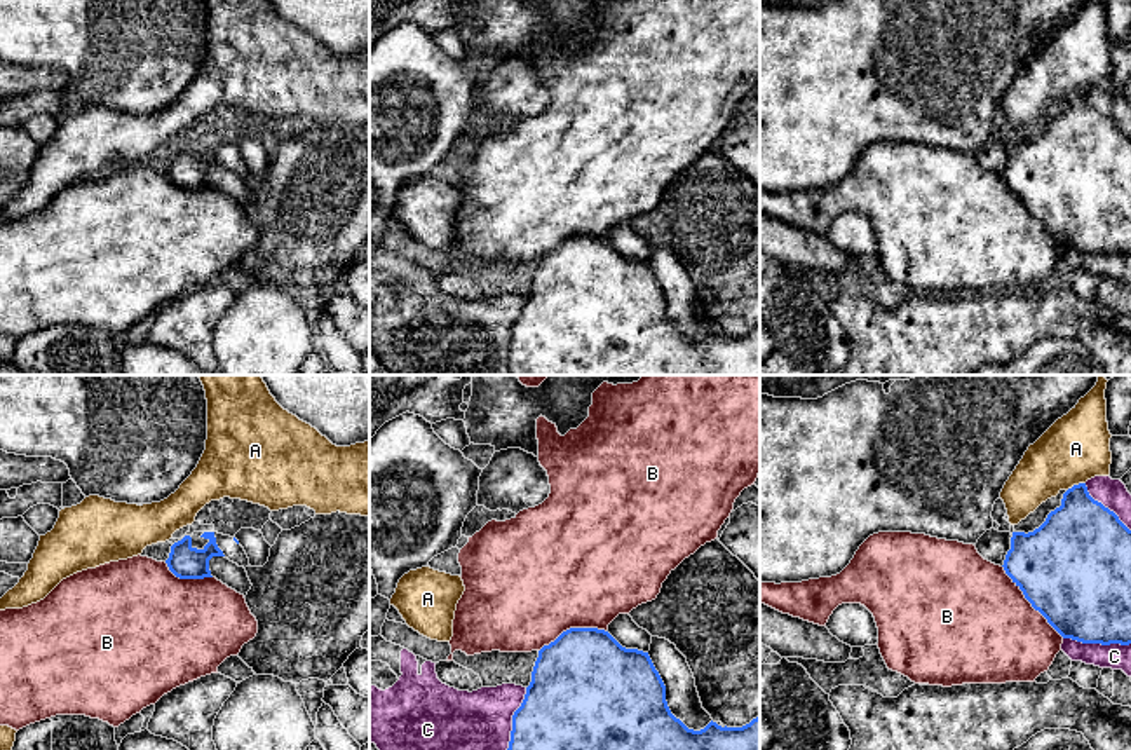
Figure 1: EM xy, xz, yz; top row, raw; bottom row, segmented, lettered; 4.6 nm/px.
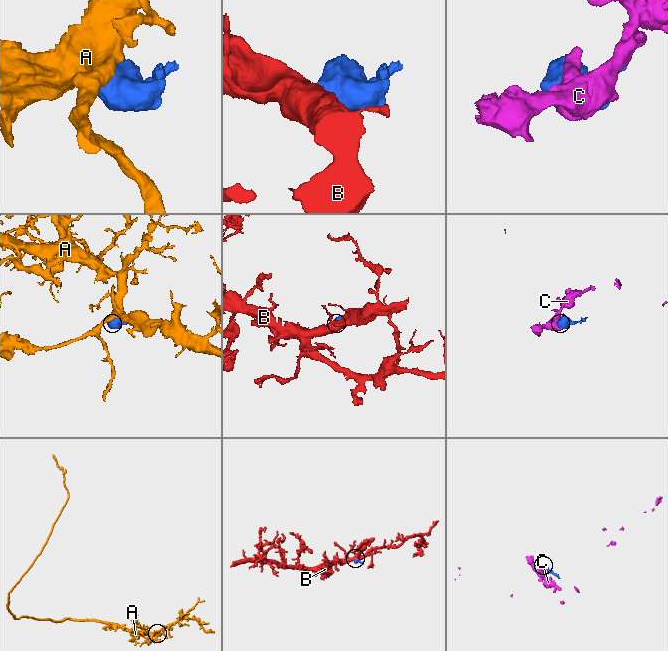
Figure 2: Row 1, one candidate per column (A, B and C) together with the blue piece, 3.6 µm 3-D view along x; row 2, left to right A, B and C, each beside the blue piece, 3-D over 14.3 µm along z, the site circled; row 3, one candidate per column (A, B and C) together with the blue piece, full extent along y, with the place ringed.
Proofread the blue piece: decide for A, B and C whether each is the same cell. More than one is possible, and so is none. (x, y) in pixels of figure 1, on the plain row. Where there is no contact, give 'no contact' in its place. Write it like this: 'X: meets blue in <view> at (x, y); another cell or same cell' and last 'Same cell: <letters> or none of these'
A: meets blue in yz at (1076, 95); another cell
B: meets blue in yz at (1029, 210); another cell
C: meets blue in xz at (513, 335); another cell
Same cell: none of these

